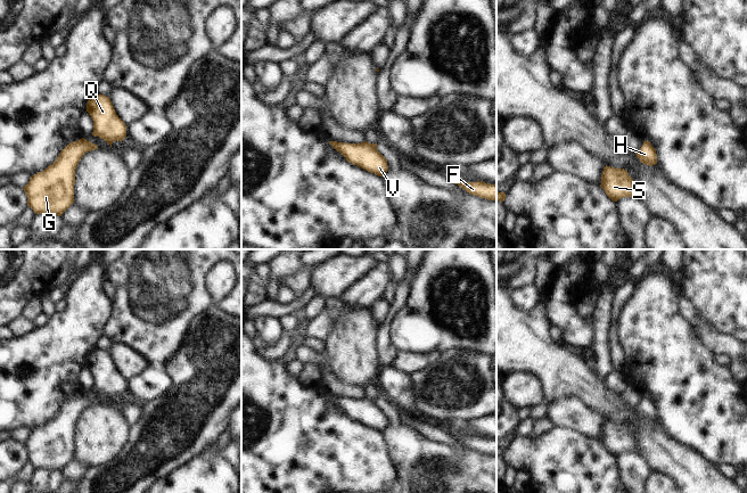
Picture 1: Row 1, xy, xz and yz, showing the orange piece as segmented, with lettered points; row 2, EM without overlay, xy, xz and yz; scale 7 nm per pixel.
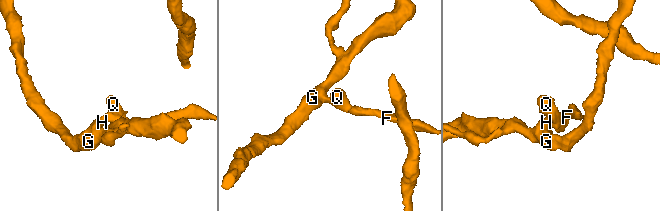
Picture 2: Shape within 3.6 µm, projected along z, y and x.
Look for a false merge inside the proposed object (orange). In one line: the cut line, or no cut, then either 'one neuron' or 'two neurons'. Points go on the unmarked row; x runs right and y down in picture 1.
no cut; one neuron

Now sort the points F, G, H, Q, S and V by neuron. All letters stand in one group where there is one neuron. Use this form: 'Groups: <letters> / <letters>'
Groups: F G H Q S V

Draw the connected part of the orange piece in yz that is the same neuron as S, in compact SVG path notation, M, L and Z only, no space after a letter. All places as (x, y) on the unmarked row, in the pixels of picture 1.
M606 420L602 426L600 442L613 457L617 457L623 452L638 452L638 442L624 424Z

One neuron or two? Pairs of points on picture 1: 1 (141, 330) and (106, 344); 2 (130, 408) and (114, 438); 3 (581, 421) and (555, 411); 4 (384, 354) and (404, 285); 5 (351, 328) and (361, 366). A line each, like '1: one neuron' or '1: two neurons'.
1: two neurons
2: two neurons
3: one neuron
4: one neuron
5: one neuron

